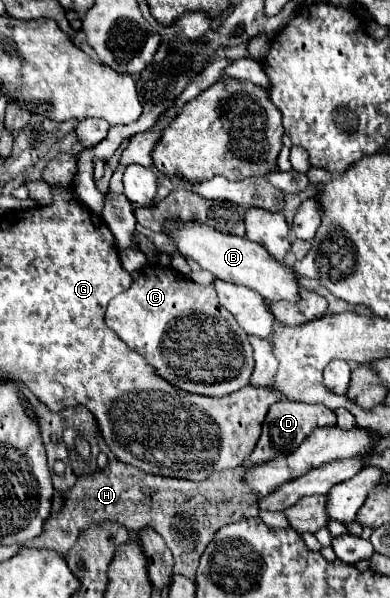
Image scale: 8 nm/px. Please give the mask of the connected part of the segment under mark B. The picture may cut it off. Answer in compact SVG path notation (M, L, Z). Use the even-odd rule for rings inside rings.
M165 221L163 223L163 233L169 237L169 241L177 247L177 251L187 259L187 261L197 261L201 269L207 269L215 277L249 287L257 291L263 299L267 301L297 301L297 285L295 279L297 275L277 263L275 259L269 257L269 253L259 245L253 243L245 237L235 237L235 235L225 235L215 231L209 225L203 223L193 223L193 221Z

